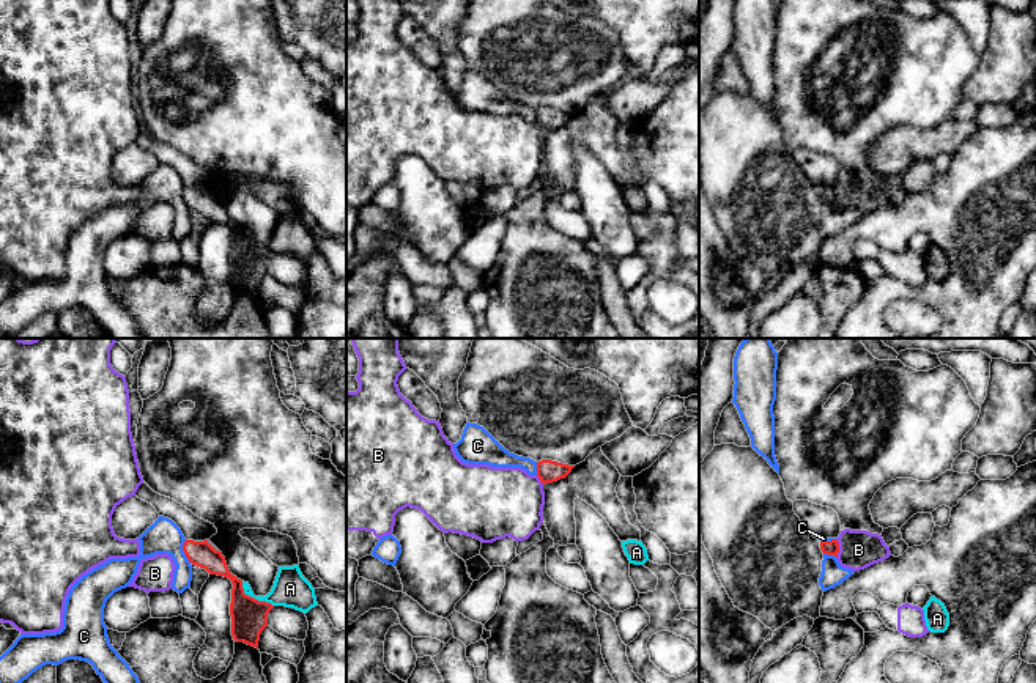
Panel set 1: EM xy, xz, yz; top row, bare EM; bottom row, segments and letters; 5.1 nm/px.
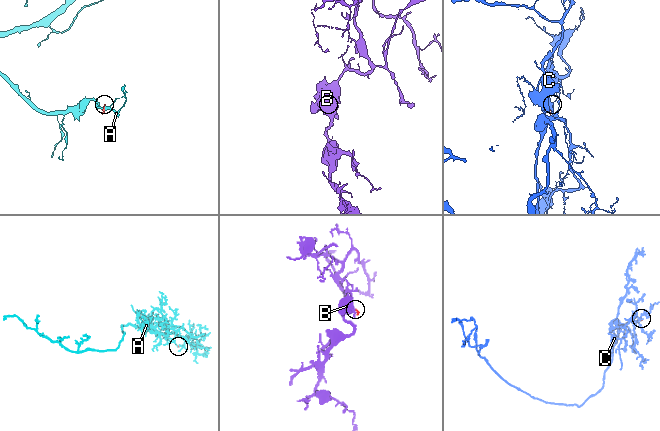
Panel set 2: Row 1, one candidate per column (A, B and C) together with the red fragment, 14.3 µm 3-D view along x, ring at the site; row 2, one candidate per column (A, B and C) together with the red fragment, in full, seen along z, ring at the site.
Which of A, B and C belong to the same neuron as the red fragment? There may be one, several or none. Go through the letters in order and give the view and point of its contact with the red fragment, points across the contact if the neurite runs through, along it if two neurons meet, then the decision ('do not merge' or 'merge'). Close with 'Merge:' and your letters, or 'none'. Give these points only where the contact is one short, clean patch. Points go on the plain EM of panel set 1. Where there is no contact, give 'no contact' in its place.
A: meets red in xy at (254, 246); border along xy (241, 228), (246, 241), (273, 254); do not merge
B: meets red in yz at (838, 195); border along yz (836, 188), (838, 203); do not merge
C: meets red in xy at (183, 197); border along xy (184, 188), (183, 199), (191, 210); do not merge
Merge: none

